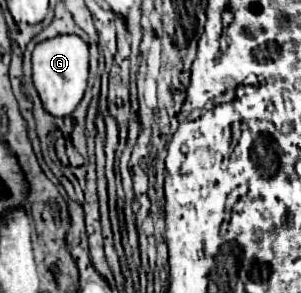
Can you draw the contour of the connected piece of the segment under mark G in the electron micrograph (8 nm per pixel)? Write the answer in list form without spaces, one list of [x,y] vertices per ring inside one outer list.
[[[65,34],[65,36],[57,36],[35,46],[33,82],[41,96],[43,108],[51,116],[69,116],[77,108],[87,88],[87,76],[89,76],[89,48],[79,36]]]

